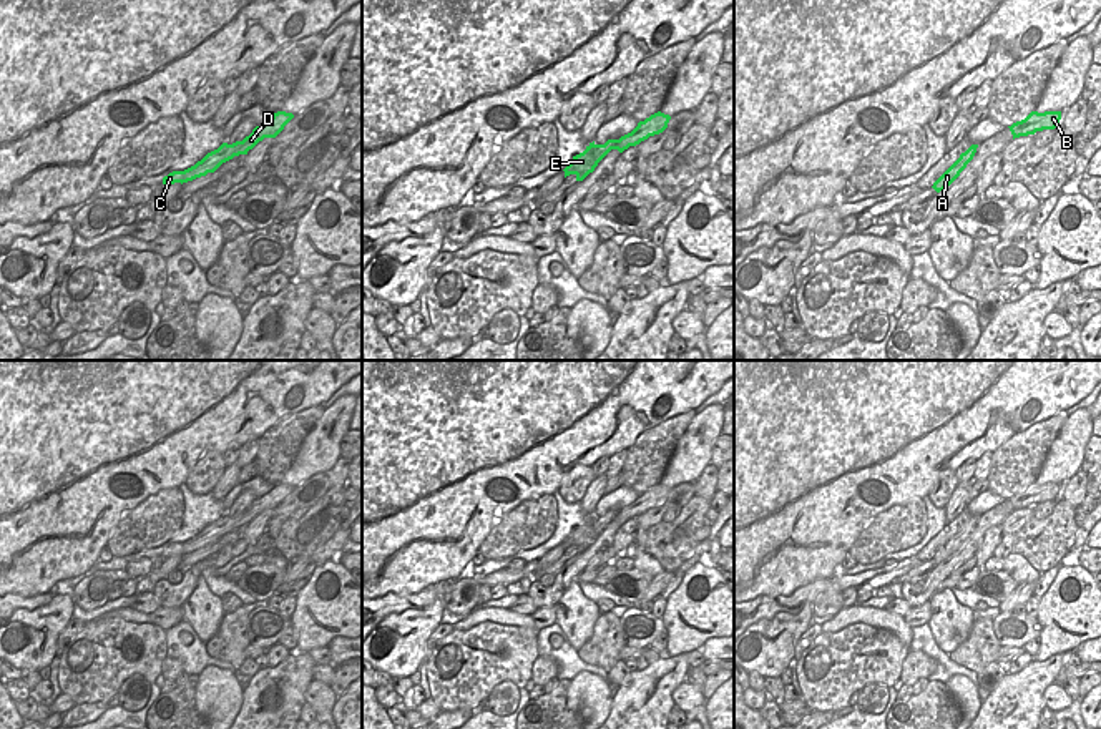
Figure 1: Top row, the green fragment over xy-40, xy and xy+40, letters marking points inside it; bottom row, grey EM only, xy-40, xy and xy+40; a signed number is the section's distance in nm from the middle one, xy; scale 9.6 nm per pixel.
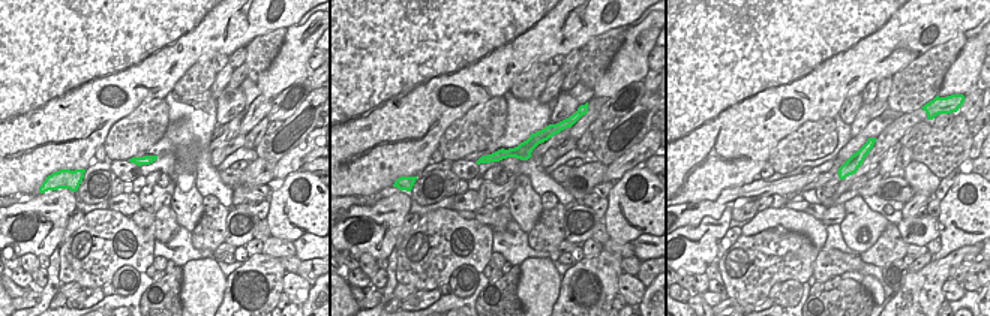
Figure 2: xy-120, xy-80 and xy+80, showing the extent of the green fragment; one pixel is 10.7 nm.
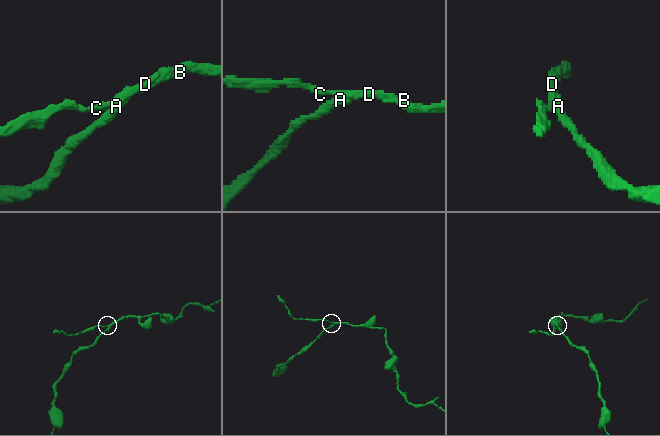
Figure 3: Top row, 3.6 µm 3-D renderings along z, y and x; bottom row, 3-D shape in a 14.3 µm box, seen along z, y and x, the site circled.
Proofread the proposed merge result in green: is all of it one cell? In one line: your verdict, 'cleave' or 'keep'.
cleave

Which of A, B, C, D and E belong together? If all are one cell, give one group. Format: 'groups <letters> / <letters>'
groups A / B C D E

